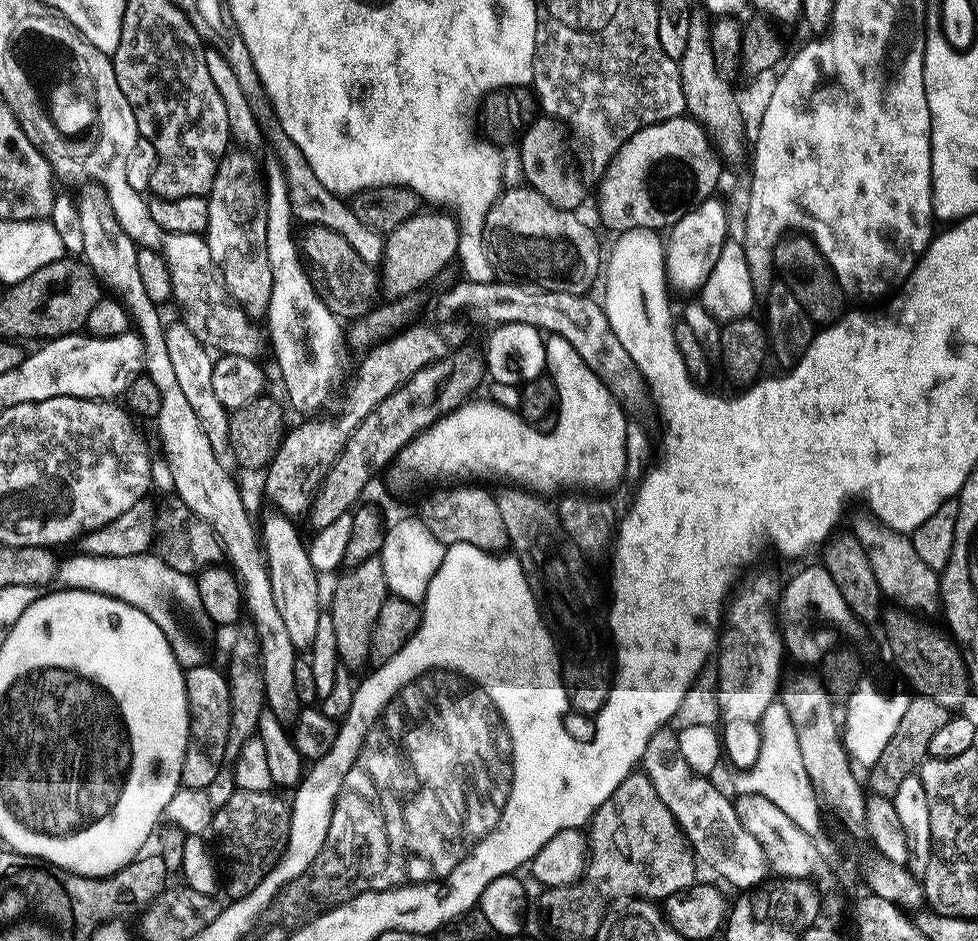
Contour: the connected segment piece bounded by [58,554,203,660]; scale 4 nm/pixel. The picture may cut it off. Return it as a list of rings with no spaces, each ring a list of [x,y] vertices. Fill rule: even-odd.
[[[76,554],[76,568],[60,567],[58,580],[64,583],[61,585],[83,588],[85,592],[101,592],[142,610],[162,630],[176,656],[196,660],[196,648],[188,644],[188,636],[201,630],[200,614],[203,610],[202,602],[198,602],[196,581],[189,573],[174,570],[159,555],[152,555],[110,558]]]

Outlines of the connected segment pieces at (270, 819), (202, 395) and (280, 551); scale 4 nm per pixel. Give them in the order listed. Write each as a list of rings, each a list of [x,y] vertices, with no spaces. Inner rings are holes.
[[[236,790],[228,802],[215,809],[210,827],[213,833],[216,831],[214,852],[222,873],[222,888],[229,892],[232,900],[241,900],[243,896],[250,895],[284,854],[290,834],[292,809],[287,799],[283,800],[275,794],[280,795],[272,790]]]
[[[184,324],[167,325],[165,329],[166,348],[173,364],[174,375],[177,377],[178,386],[181,387],[182,394],[188,399],[190,406],[194,409],[194,414],[198,415],[199,424],[203,433],[210,441],[211,449],[214,450],[215,457],[221,463],[221,467],[228,471],[233,471],[237,467],[237,462],[233,457],[233,450],[229,446],[229,411],[222,406],[218,398],[215,397],[214,386],[211,385],[213,378],[213,357],[209,356],[205,346],[189,332]]]
[[[275,515],[265,522],[264,528],[262,524],[262,548],[266,553],[270,586],[274,590],[274,606],[278,606],[278,614],[282,614],[290,642],[297,650],[308,650],[314,642],[314,633],[318,630],[318,614],[322,611],[321,577],[310,562],[305,541],[300,541],[296,533],[297,525],[286,515]]]

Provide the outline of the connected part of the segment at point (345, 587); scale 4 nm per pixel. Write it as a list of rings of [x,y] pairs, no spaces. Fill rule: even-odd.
[[[379,558],[364,560],[356,564],[336,584],[332,592],[330,611],[334,618],[334,638],[338,638],[336,654],[339,663],[349,673],[356,674],[359,668],[367,669],[370,661],[368,655],[372,649],[374,622],[378,622],[378,614],[387,602],[390,593],[384,567]]]

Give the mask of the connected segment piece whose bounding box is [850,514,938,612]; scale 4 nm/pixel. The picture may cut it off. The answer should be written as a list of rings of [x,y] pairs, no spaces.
[[[869,514],[870,516],[856,516],[852,520],[852,525],[850,525],[850,531],[856,536],[856,541],[860,543],[862,547],[866,550],[866,558],[870,558],[870,570],[874,570],[874,578],[878,578],[878,586],[880,587],[881,593],[885,597],[894,596],[897,603],[903,604],[903,607],[909,610],[921,610],[920,608],[925,608],[926,611],[932,612],[937,611],[938,608],[938,576],[930,570],[930,566],[926,566],[926,562],[922,562],[922,558],[918,558],[918,554],[914,551],[914,546],[912,545],[911,539],[905,533],[895,532],[893,528],[889,528],[887,524],[883,521],[877,519],[875,515]]]

